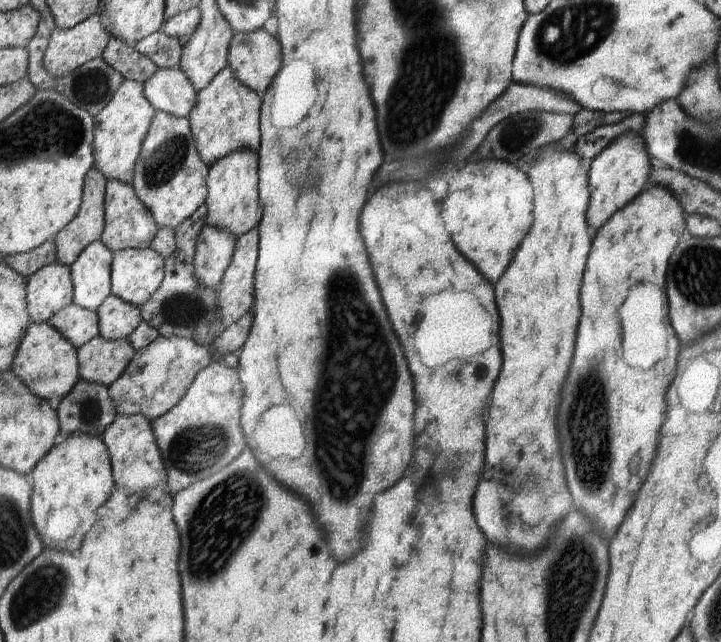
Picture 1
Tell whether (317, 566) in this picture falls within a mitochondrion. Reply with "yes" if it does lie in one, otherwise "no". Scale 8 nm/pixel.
no

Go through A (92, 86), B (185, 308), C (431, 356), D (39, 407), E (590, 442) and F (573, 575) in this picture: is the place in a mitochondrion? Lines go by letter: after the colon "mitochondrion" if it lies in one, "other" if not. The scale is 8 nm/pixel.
A: mitochondrion
B: mitochondrion
C: other
D: other
E: mitochondrion
F: mitochondrion

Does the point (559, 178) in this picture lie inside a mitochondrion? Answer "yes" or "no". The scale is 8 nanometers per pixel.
no

